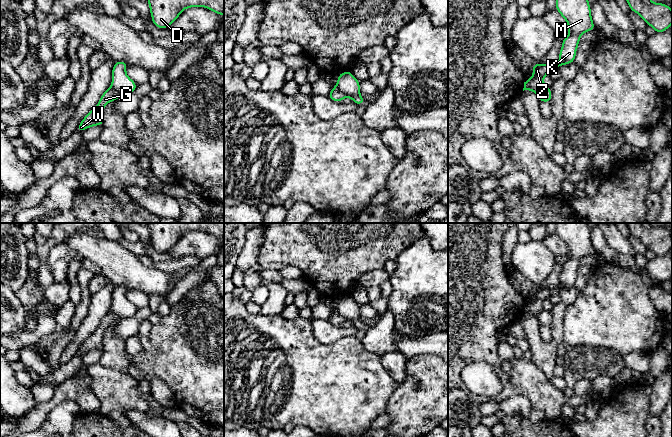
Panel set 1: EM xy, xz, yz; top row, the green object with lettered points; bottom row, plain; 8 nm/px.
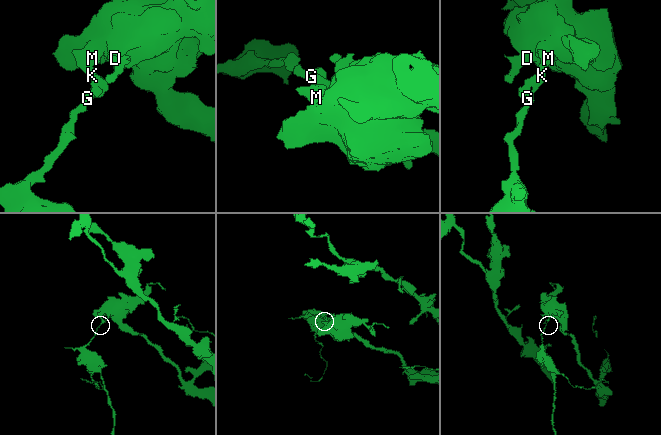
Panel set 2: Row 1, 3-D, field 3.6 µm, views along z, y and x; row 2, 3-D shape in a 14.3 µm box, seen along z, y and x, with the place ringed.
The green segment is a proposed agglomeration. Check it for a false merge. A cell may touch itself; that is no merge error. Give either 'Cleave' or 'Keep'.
Cleave

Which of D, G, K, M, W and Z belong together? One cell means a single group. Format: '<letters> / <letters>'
D K M Z / G W

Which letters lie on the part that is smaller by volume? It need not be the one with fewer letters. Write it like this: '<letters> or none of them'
G, W

